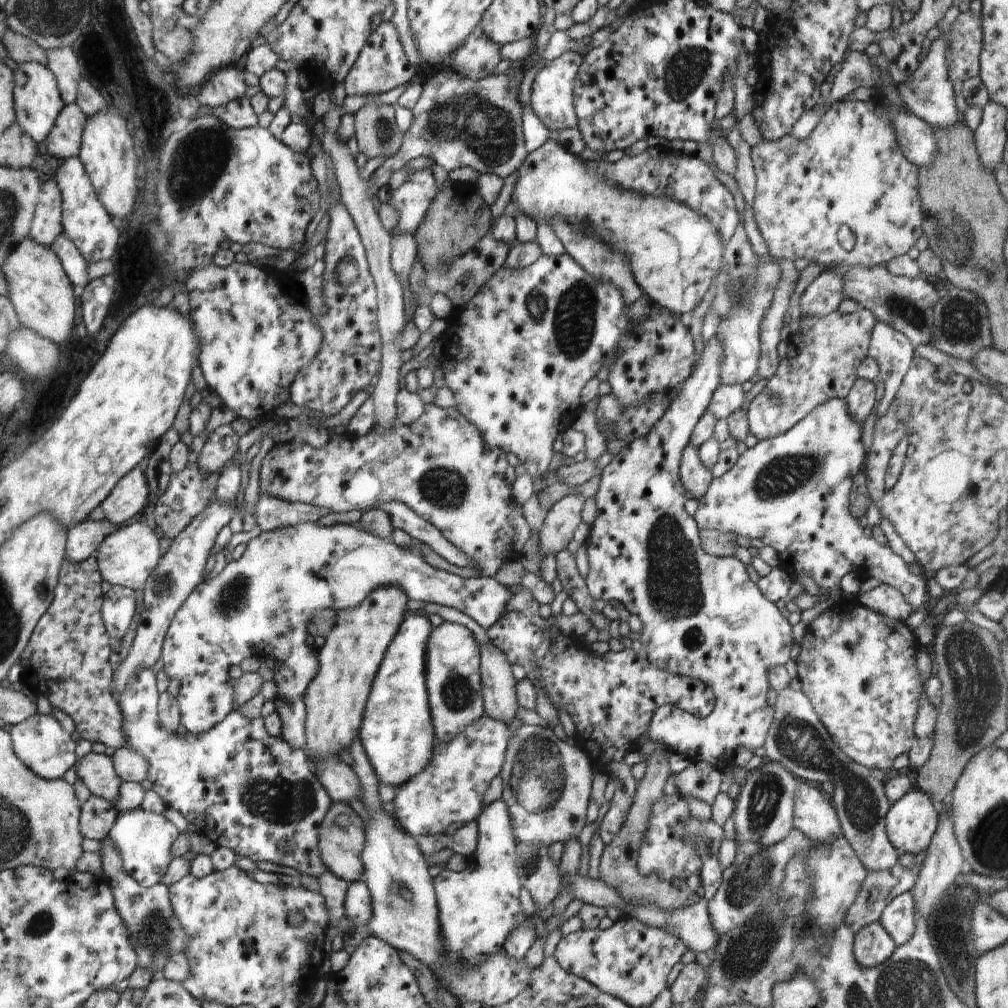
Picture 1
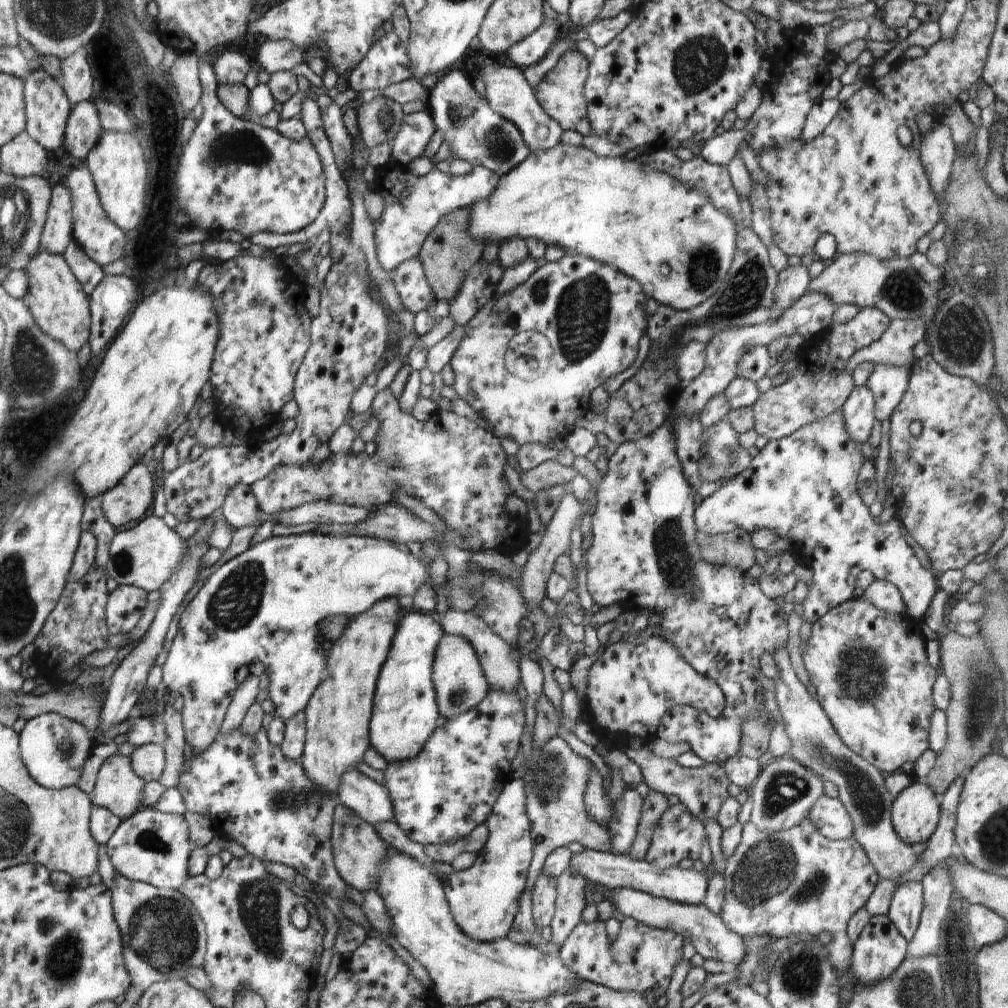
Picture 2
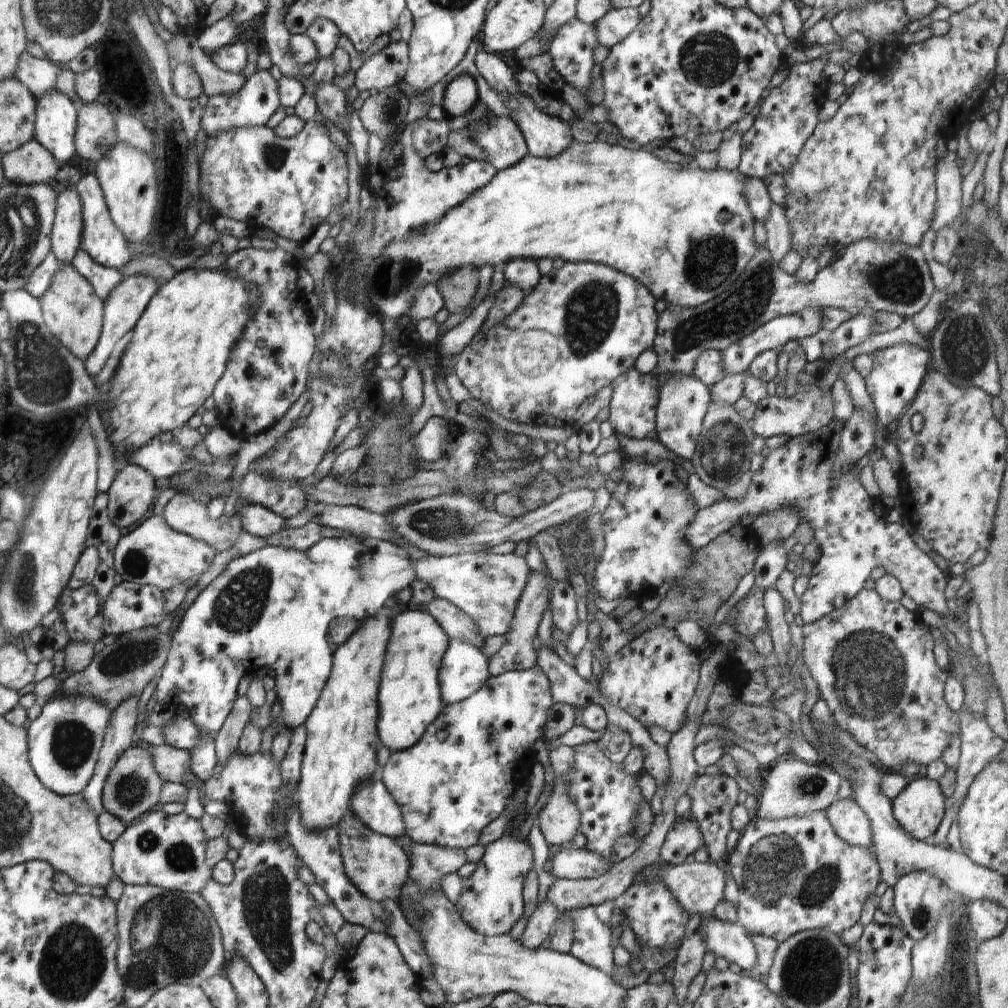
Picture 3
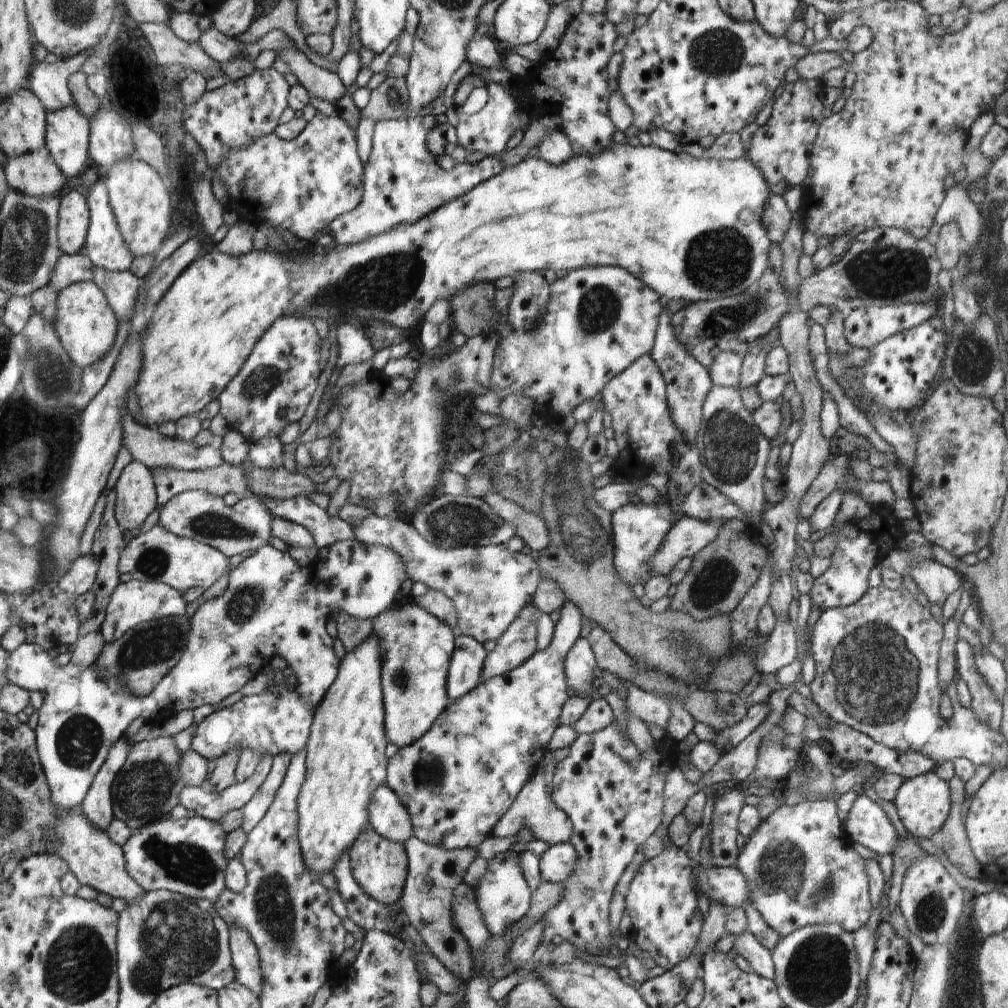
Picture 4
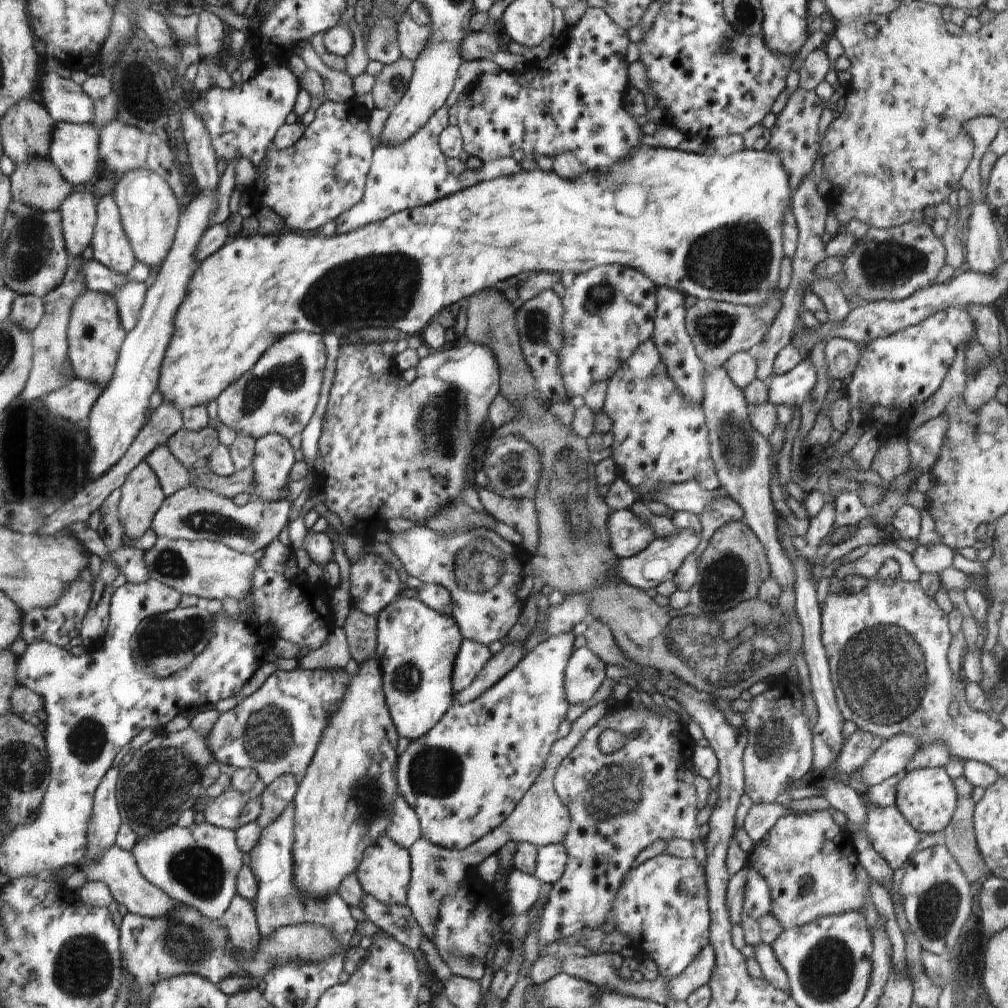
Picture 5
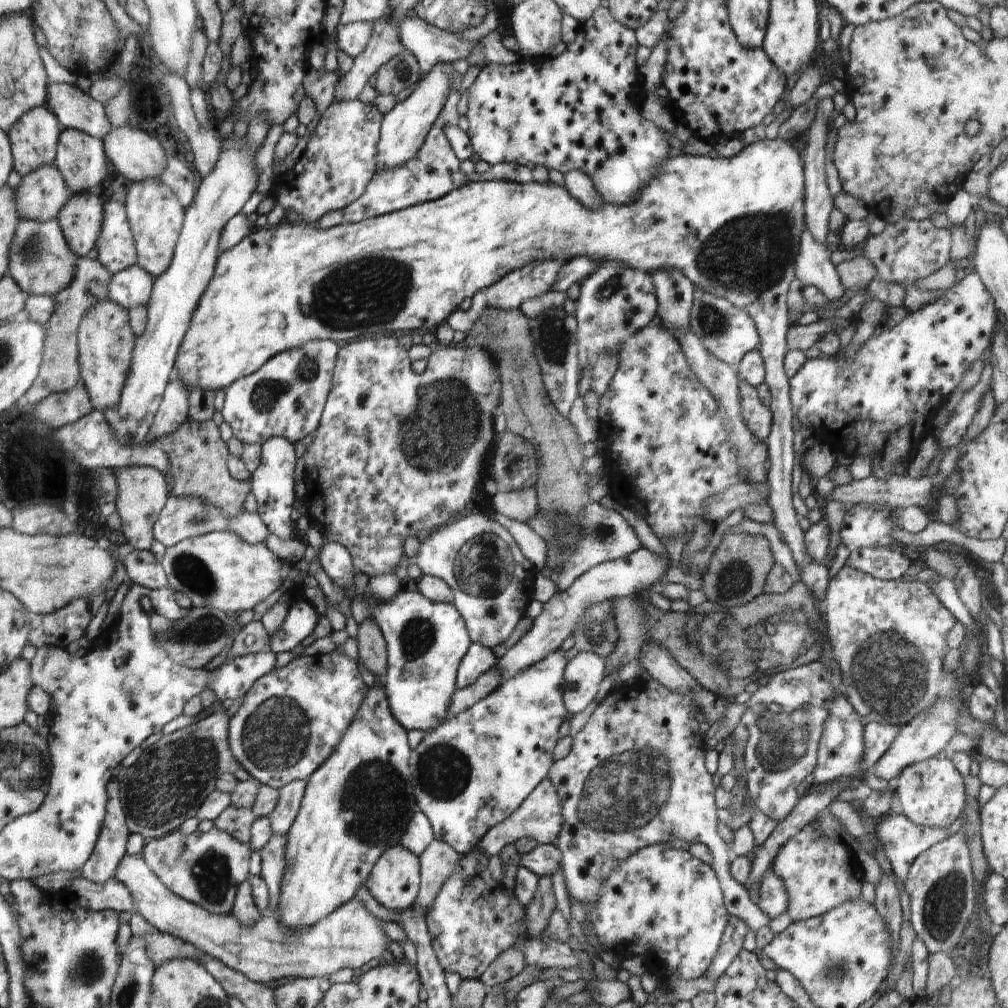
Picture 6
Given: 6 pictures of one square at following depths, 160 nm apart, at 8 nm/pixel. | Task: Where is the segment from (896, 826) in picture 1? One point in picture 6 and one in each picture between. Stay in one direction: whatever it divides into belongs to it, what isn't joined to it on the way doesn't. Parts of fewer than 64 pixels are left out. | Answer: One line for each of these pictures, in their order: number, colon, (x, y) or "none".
2: (915, 813)
3: (919, 808)
4: (923, 803)
5: (927, 798)
6: (932, 793)

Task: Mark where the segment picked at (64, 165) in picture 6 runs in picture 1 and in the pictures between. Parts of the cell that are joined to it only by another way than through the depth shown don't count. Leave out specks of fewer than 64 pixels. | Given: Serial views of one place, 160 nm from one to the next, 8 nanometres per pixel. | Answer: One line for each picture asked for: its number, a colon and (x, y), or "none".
1: (38, 102)
2: (48, 108)
3: (56, 124)
4: (68, 131)
5: (75, 149)

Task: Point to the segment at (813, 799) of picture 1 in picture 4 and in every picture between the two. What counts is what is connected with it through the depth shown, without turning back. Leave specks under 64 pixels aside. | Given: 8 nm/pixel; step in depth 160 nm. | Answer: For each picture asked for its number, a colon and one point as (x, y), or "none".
2: (833, 822)
3: (849, 822)
4: (866, 823)

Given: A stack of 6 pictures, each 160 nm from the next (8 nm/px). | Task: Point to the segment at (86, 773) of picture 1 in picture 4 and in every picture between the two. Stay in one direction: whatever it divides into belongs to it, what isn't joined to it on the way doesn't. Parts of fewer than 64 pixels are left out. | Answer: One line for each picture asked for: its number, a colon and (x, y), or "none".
2: (119, 788)
3: (133, 788)
4: (147, 788)

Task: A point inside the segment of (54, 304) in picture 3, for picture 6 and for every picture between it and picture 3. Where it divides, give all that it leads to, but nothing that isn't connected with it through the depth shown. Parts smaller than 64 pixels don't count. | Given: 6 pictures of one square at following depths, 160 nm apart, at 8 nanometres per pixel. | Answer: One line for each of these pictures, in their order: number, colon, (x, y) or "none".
4: (86, 325)
5: (96, 334)
6: (106, 343)

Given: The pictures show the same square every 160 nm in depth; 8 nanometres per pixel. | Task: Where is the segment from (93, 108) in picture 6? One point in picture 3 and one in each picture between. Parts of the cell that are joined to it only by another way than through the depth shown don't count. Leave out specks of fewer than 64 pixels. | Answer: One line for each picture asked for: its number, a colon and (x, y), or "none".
3: (39, 75)
4: (48, 81)
5: (66, 101)

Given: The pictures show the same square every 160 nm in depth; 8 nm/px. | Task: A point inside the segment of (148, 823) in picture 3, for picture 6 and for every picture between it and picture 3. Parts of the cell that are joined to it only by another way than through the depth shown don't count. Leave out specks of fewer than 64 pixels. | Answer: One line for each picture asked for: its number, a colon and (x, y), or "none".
4: (187, 856)
5: (198, 865)
6: (207, 868)

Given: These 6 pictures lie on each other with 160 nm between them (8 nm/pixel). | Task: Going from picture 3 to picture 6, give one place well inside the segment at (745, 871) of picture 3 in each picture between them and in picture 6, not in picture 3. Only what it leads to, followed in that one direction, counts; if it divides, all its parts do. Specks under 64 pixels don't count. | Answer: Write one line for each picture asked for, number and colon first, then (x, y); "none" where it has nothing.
4: (801, 867)
5: (810, 864)
6: (819, 873)

